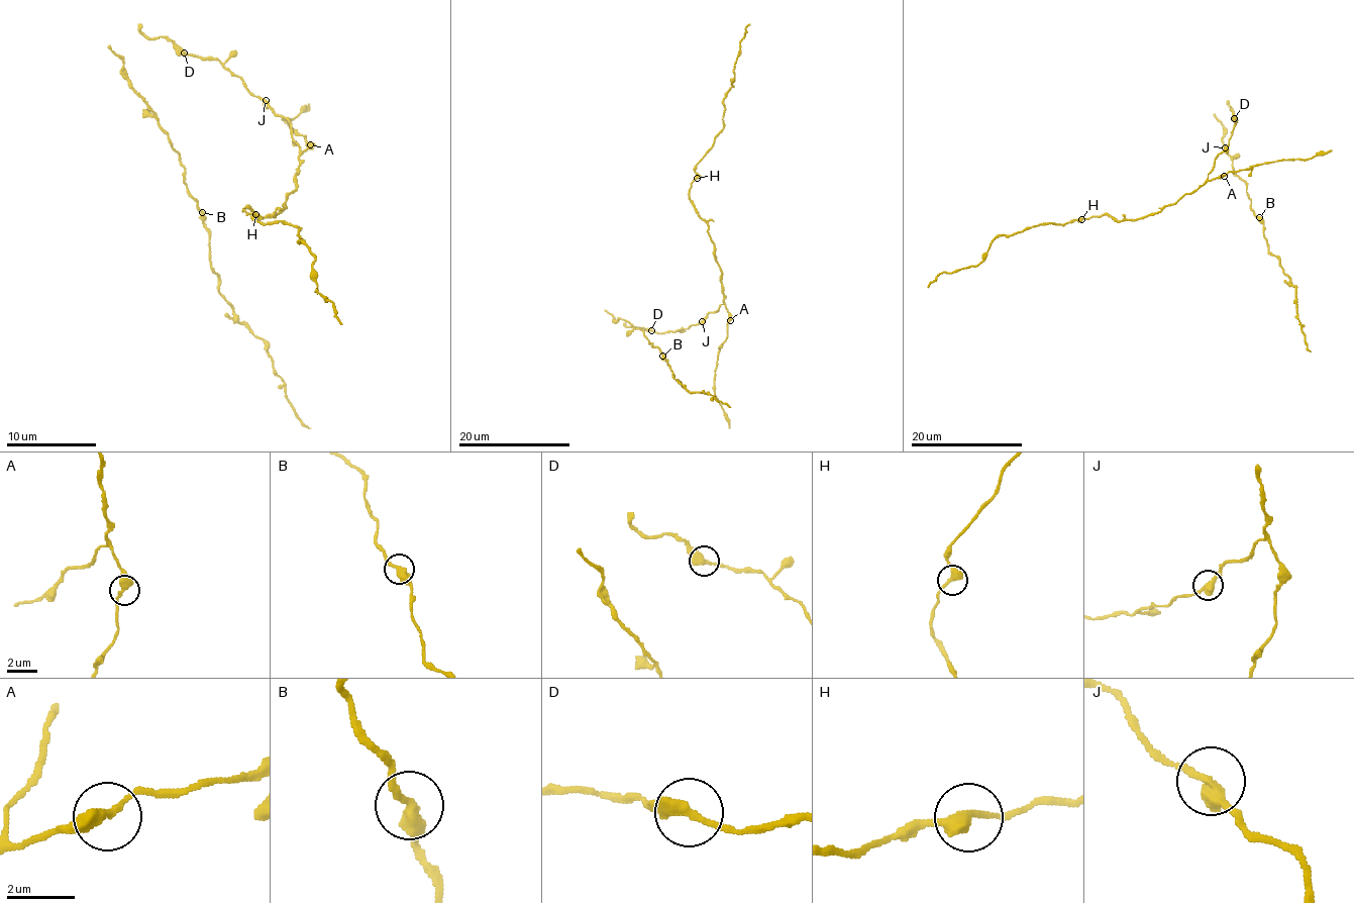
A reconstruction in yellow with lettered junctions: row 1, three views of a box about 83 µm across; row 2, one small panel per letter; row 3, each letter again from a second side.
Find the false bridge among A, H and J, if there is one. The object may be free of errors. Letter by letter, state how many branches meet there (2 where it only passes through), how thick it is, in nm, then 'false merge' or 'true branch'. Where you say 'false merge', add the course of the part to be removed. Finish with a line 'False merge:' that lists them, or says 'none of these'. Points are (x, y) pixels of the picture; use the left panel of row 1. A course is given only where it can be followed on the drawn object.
A: 2 | 360 nm | true branch
H: 2 | 360 nm | true branch
J: 2 | 400 nm | false merge
False merge: J

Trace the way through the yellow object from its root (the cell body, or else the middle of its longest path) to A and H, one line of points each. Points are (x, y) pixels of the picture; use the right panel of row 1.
A: (1228, 144), (1216, 158), (1208, 178), (1224, 176)
H: (1228, 144), (1216, 158), (1213, 170), (1202, 185), (1158, 212), (1135, 220), (1115, 220), (1107, 214), (1081, 219)

